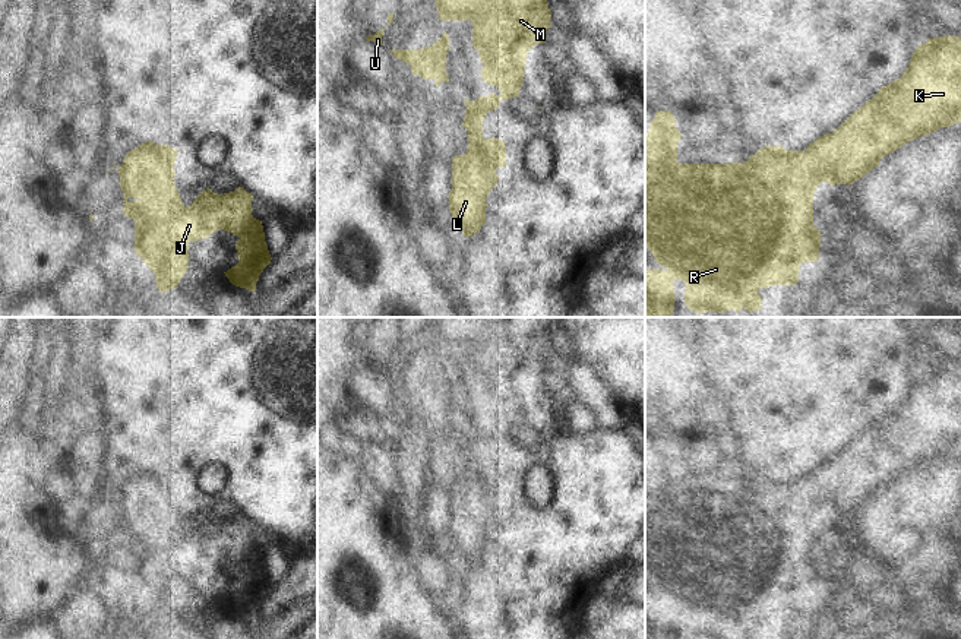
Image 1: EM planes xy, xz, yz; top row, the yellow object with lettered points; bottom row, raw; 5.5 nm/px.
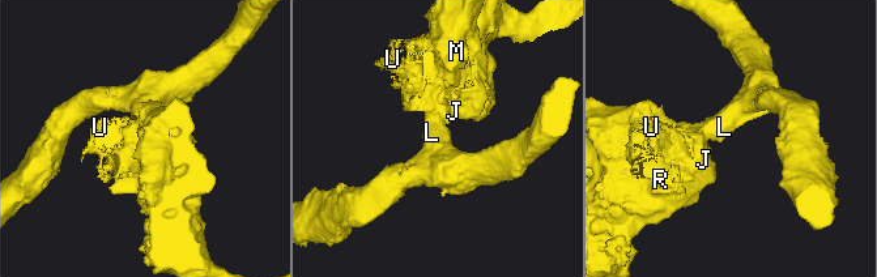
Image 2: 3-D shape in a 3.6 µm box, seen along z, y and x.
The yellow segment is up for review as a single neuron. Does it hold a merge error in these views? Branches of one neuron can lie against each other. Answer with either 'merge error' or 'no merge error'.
no merge error

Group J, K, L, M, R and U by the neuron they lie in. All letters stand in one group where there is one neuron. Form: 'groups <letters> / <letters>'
groups J K L M R U

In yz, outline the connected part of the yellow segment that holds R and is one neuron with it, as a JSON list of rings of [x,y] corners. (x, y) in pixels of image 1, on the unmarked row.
[[[945,363],[939,366],[930,366],[924,371],[920,371],[911,386],[904,402],[892,411],[882,414],[881,418],[854,439],[838,456],[832,461],[819,464],[815,469],[809,471],[806,478],[788,478],[783,474],[764,474],[755,483],[749,484],[746,490],[730,491],[679,491],[677,490],[677,472],[682,461],[676,456],[674,443],[664,437],[657,439],[651,447],[649,459],[645,465],[645,576],[648,576],[660,597],[645,597],[645,639],[673,639],[674,638],[674,608],[680,607],[686,611],[685,632],[692,639],[756,639],[764,636],[762,626],[759,623],[761,616],[772,613],[796,613],[799,610],[799,597],[802,591],[816,589],[819,586],[821,575],[821,557],[813,553],[813,522],[816,515],[824,509],[831,513],[835,512],[853,512],[864,502],[879,493],[881,487],[904,474],[920,464],[930,462],[941,455],[949,455],[961,449],[961,366],[954,363]]]

